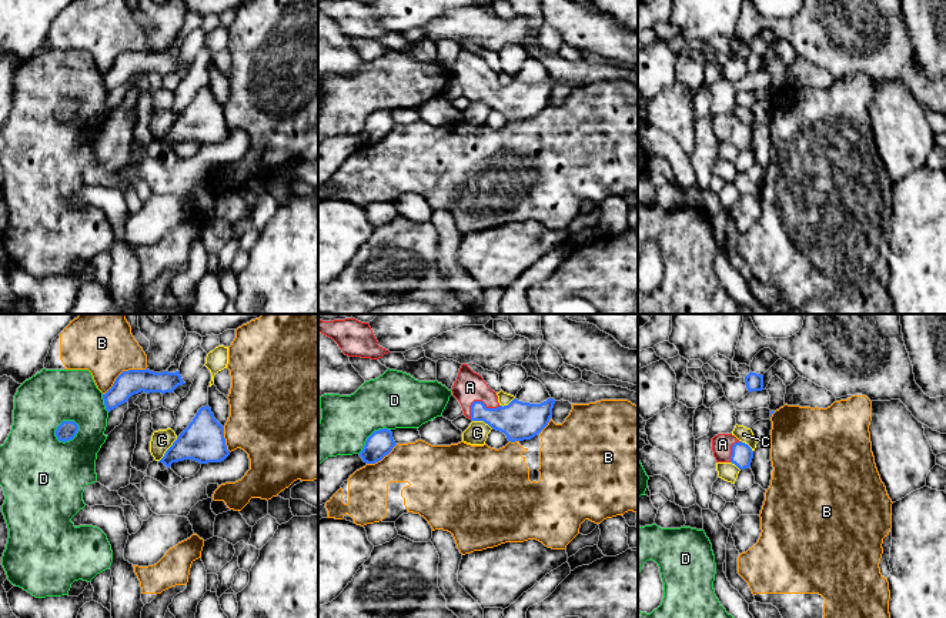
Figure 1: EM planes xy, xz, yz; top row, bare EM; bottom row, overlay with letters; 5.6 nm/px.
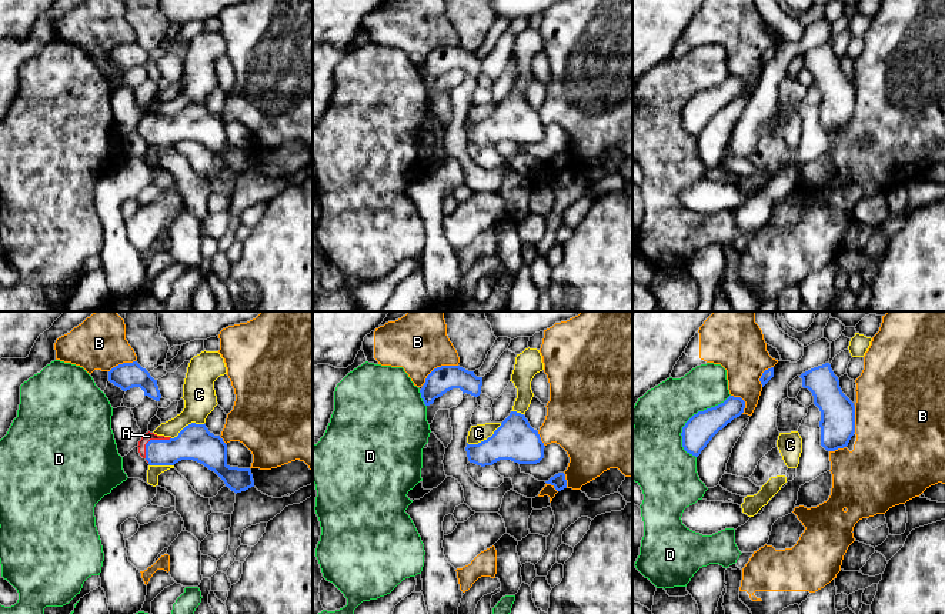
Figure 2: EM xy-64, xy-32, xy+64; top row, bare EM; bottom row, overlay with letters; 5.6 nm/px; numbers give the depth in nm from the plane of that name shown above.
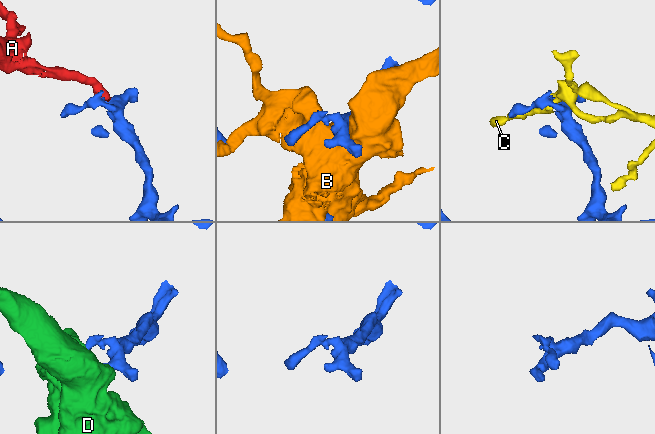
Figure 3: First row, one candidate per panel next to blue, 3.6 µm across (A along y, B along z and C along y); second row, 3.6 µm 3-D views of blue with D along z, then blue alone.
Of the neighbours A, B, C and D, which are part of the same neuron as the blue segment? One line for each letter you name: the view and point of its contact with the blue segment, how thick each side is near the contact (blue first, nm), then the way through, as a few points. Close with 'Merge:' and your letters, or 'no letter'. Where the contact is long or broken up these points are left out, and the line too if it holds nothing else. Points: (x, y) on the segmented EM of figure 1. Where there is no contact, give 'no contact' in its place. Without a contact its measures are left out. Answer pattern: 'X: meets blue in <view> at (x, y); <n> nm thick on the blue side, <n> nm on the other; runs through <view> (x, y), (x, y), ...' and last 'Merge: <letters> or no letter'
A: meets blue in xz at (478, 401); 220 nm thick on the blue side, 170 nm on the other; runs through xz (518, 420), (500, 418), (478, 401), (470, 387)
Merge: A

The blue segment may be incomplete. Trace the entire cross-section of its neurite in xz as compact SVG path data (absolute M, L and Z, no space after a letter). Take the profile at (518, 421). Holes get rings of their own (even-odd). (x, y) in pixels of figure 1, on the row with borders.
M468 364L461 365L451 391L459 401L467 418L484 421L492 430L504 432L511 442L538 435L548 425L555 404L554 398L541 404L522 402L514 398L502 407L497 392Z

